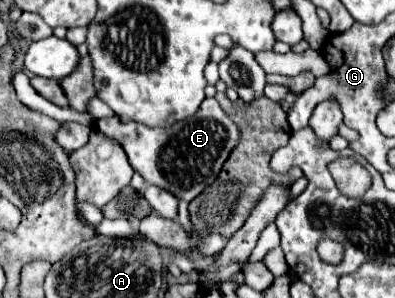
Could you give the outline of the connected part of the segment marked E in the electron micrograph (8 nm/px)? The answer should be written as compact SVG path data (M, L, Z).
M205 99L193 117L187 117L169 129L153 129L135 121L121 123L119 115L97 119L95 127L125 149L131 167L145 179L145 183L163 187L185 203L191 203L205 187L213 183L231 149L239 143L235 123L225 115L215 99Z

